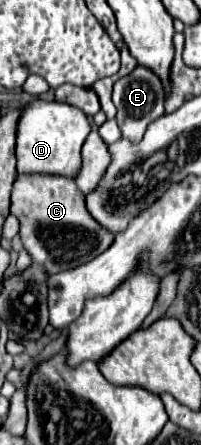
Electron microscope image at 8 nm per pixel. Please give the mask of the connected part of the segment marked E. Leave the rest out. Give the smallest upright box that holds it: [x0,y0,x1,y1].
[112,65,166,143]

